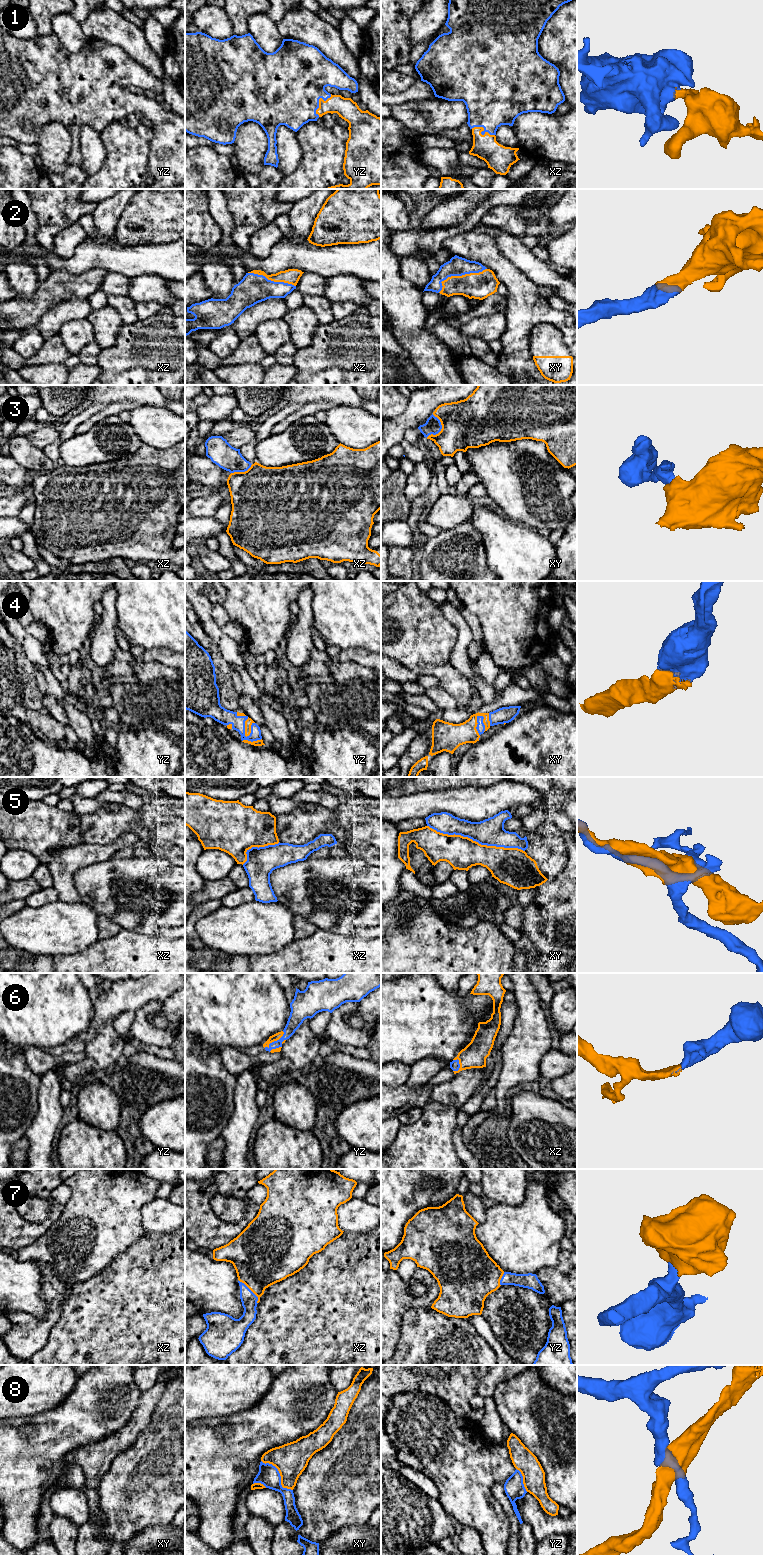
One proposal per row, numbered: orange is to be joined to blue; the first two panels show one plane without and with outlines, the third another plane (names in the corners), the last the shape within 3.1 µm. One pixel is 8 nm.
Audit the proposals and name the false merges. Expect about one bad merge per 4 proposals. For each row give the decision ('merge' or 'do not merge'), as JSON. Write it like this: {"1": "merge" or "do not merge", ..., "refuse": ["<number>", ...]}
{"1": "merge", "2": "merge", "3": "do not merge", "4": "merge", "5": "do not merge", "6": "merge", "7": "merge", "8": "do not merge", "refuse": ["3", "5", "8"]}

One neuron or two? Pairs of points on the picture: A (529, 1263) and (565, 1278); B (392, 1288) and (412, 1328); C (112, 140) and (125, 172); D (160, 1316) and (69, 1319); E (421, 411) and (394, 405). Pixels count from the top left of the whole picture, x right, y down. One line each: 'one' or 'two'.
A: two
B: two
C: one
D: one
E: two

